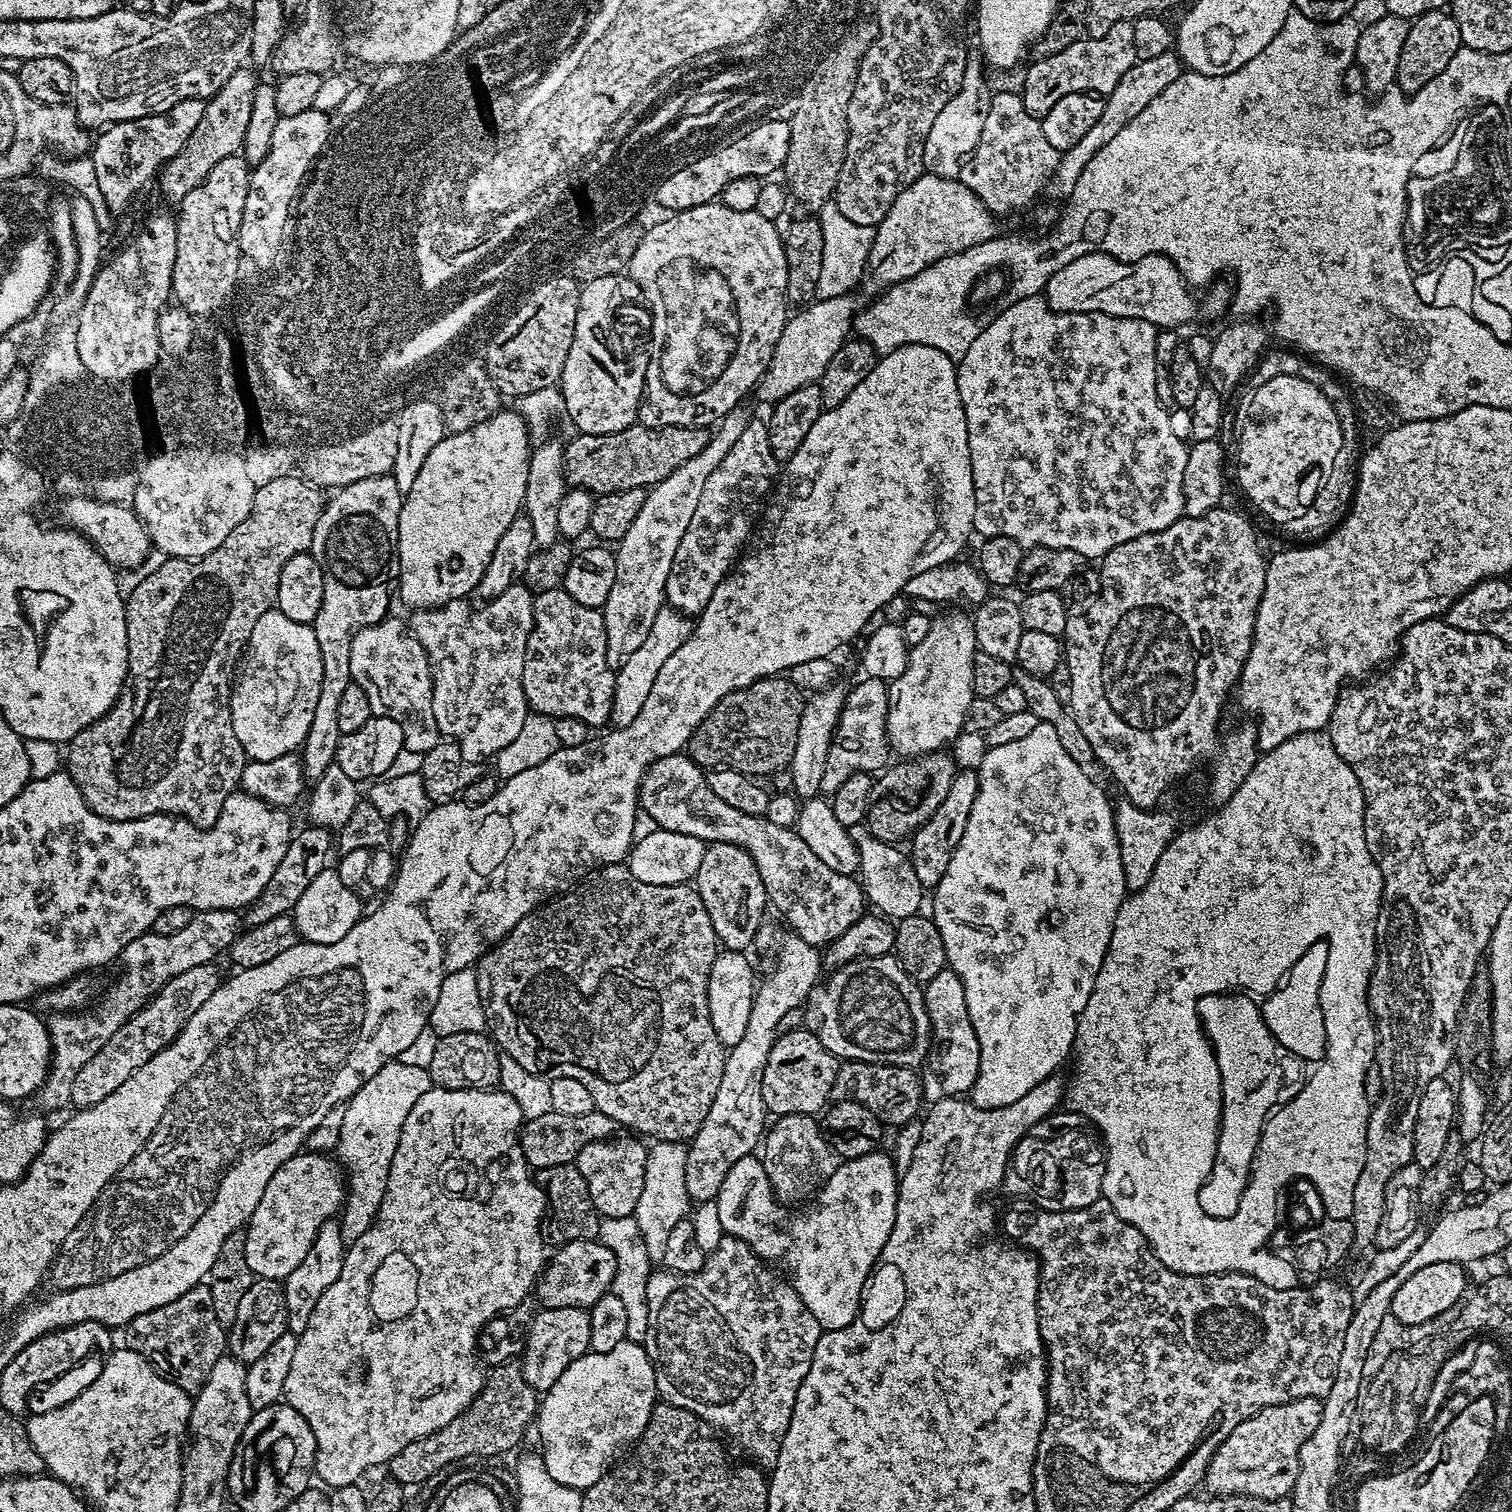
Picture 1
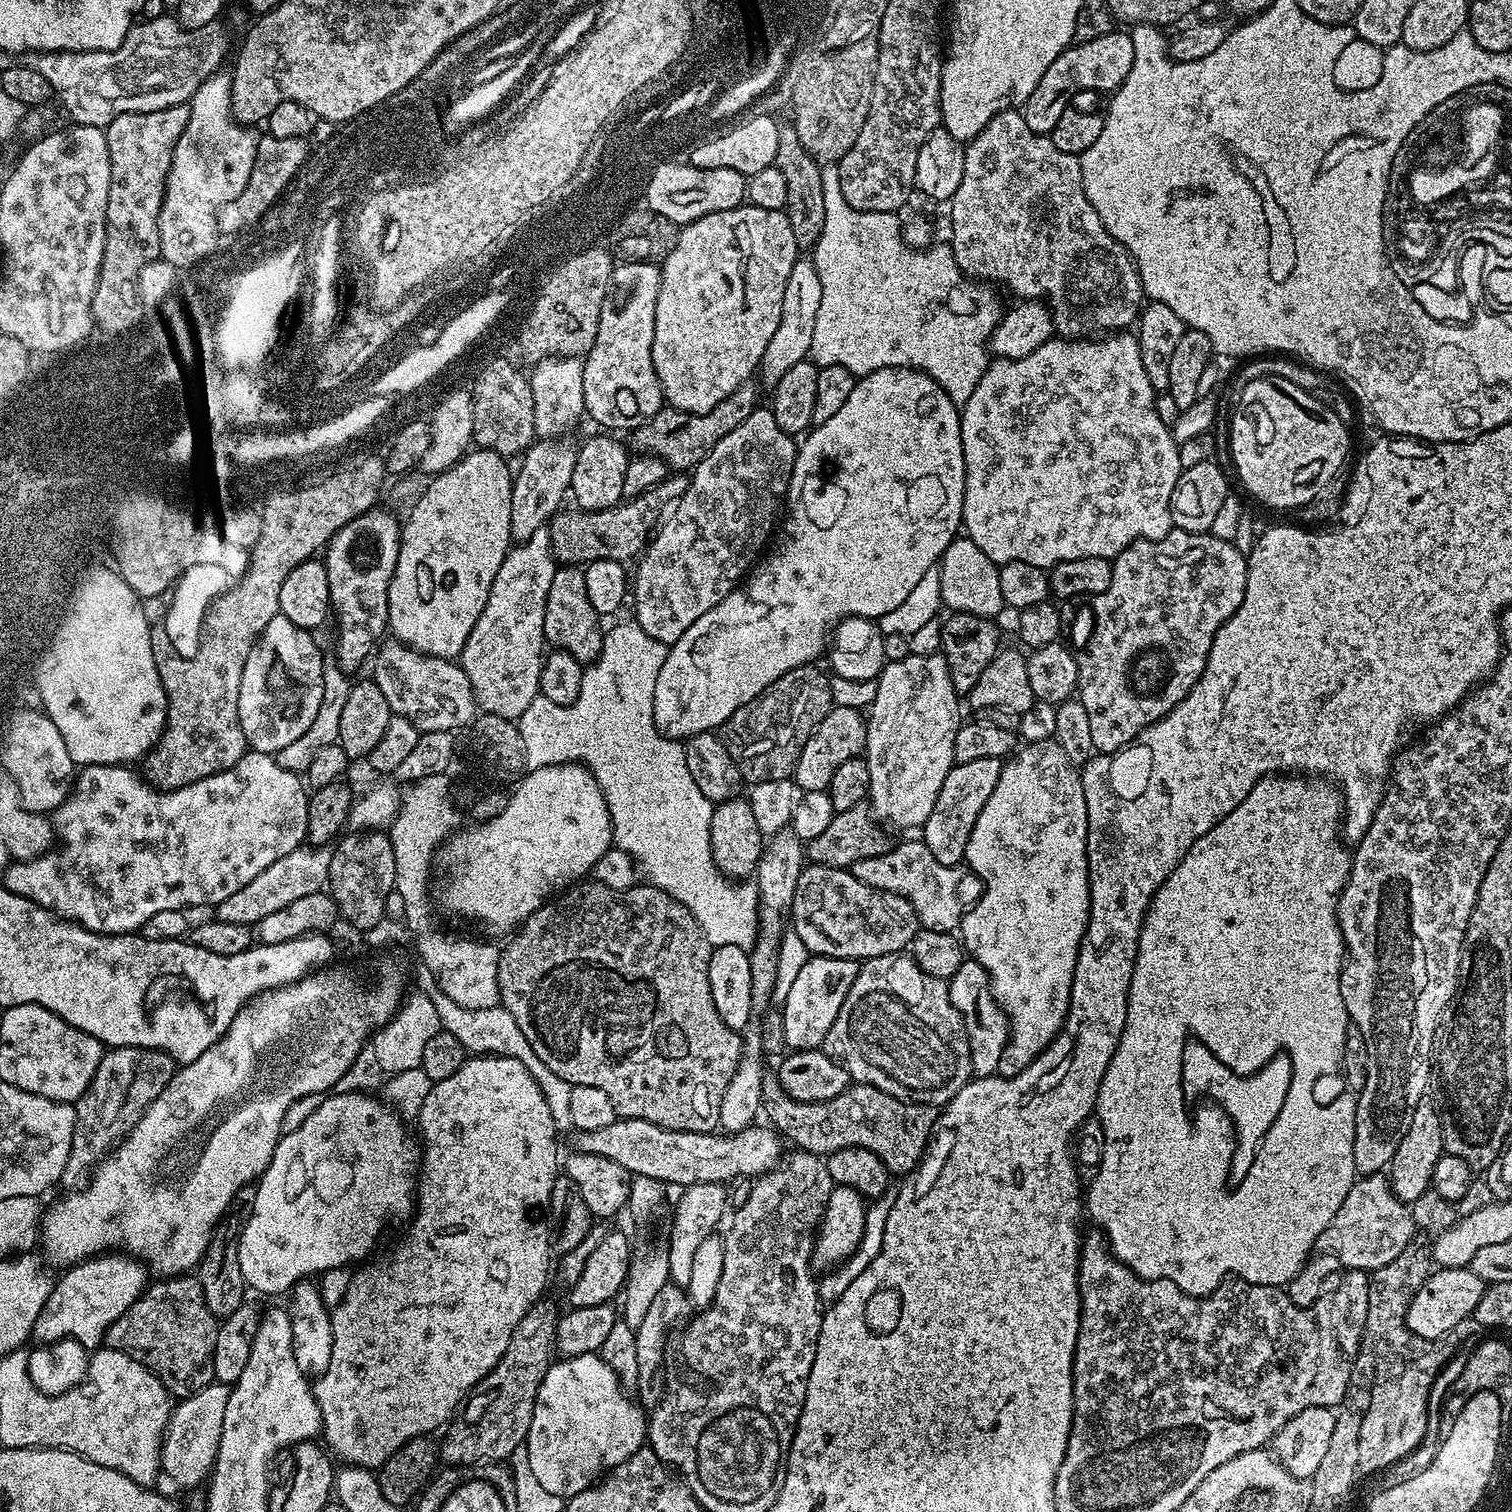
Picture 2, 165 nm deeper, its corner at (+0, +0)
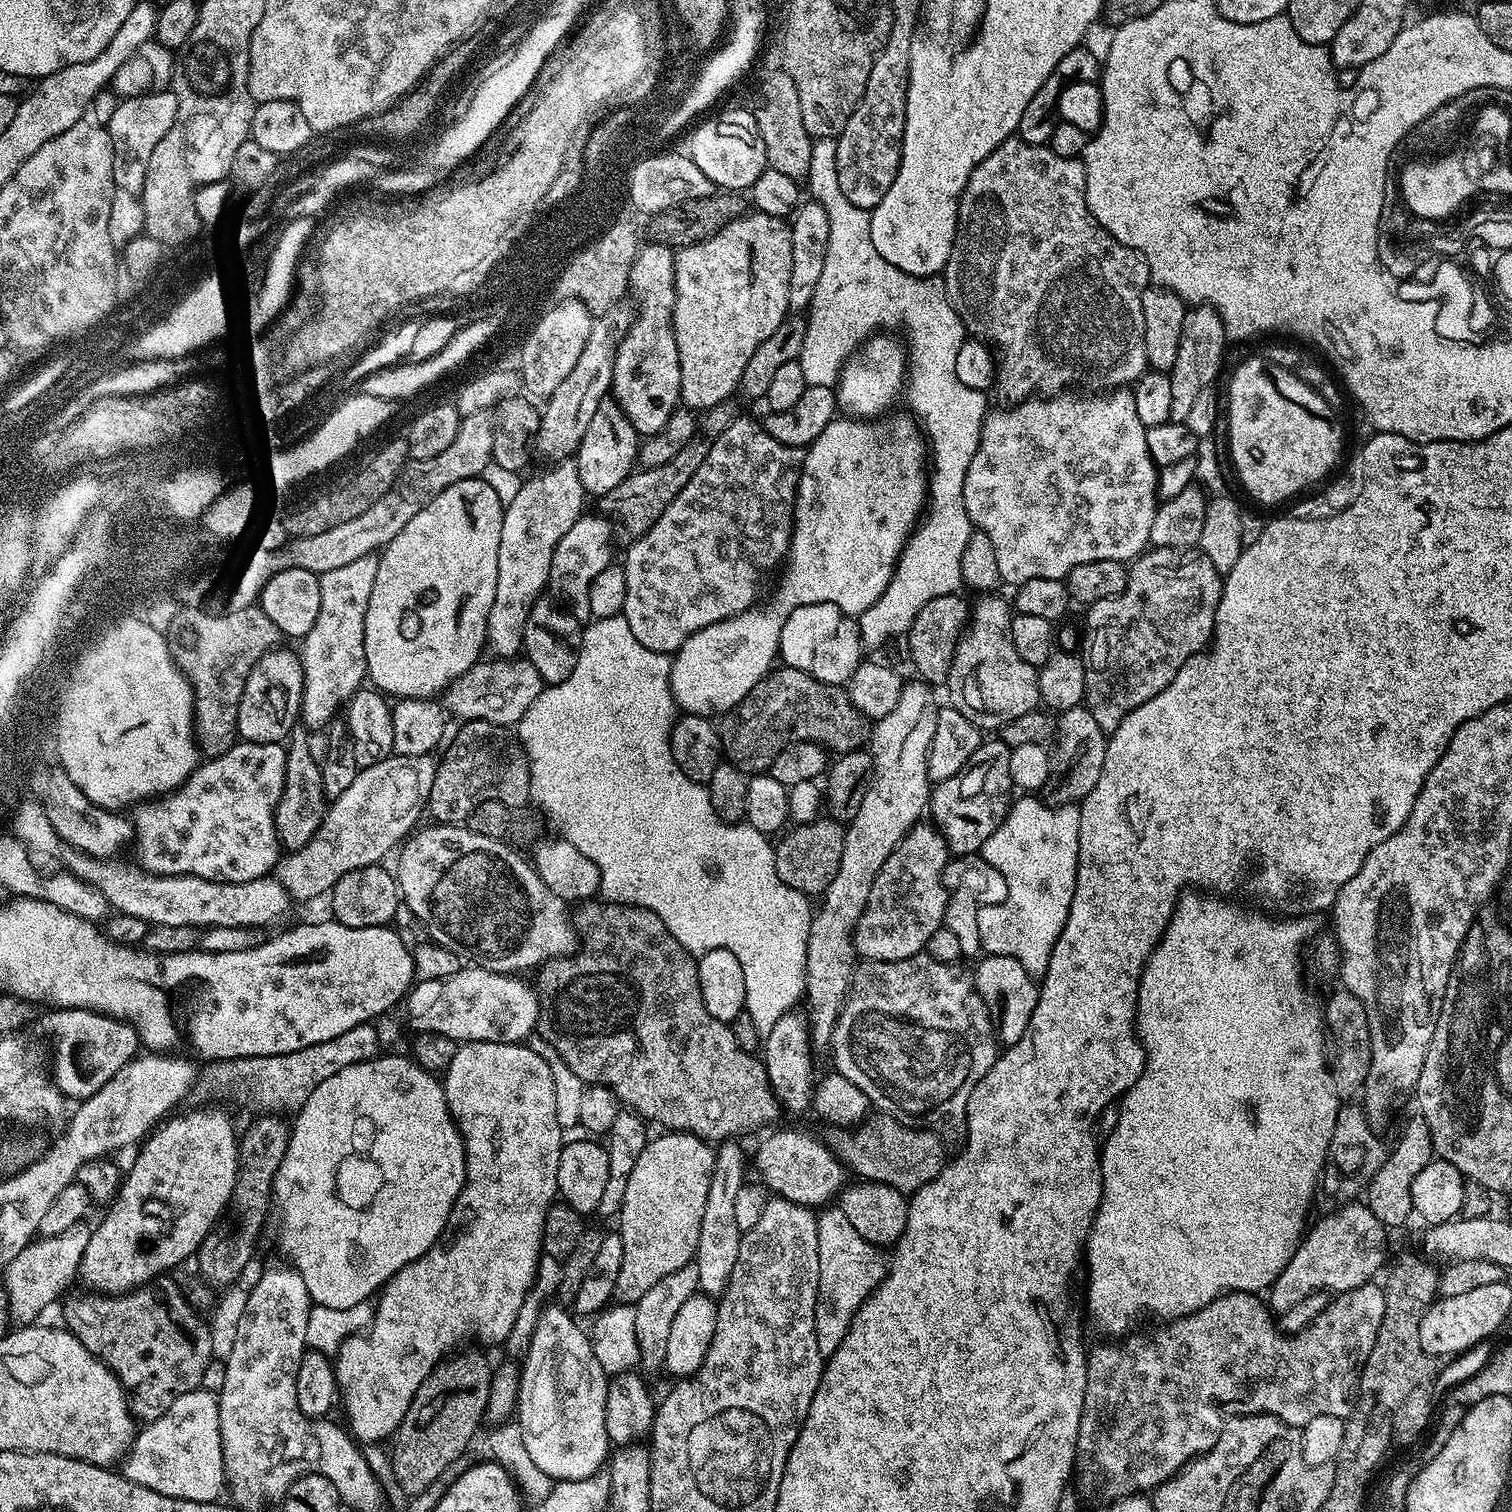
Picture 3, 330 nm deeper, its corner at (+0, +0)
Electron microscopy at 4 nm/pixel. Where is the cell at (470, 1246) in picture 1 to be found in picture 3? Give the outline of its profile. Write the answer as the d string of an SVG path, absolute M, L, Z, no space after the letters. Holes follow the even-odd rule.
M470 1040L461 1043L457 1047L453 1061L450 1062L447 1071L443 1073L442 1083L444 1086L444 1097L448 1103L448 1112L464 1139L464 1157L466 1158L466 1178L458 1198L448 1215L446 1226L442 1234L414 1262L402 1266L388 1279L378 1292L374 1300L374 1311L371 1324L363 1334L353 1334L341 1341L339 1348L334 1353L334 1369L336 1375L336 1387L339 1399L344 1399L344 1412L348 1415L347 1427L351 1435L357 1441L360 1440L382 1440L386 1436L391 1437L395 1433L415 1392L442 1361L453 1351L459 1340L467 1336L476 1335L484 1344L500 1344L504 1339L511 1337L511 1328L514 1326L518 1312L522 1308L524 1299L533 1291L532 1283L536 1280L536 1267L542 1261L542 1245L544 1243L544 1219L548 1209L552 1207L557 1199L558 1193L556 1183L558 1182L558 1158L566 1143L565 1133L562 1131L556 1113L556 1095L554 1094L554 1074L550 1074L550 1066L534 1050L528 1048L527 1043L499 1044L498 1042L486 1042L485 1040Z

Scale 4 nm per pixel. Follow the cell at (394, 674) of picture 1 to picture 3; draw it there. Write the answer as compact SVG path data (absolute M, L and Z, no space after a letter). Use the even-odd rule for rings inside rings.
M488 658L477 662L457 680L453 680L442 693L442 704L460 721L485 720L499 726L519 725L522 714L530 710L530 702L538 698L545 688L534 666L527 658ZM485 663L485 664L484 664Z

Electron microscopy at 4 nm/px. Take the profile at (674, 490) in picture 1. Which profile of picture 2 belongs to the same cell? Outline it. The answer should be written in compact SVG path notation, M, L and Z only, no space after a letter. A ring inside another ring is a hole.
M797 258L790 270L790 278L786 278L786 294L782 298L782 318L778 318L778 330L774 330L774 338L766 346L760 359L758 380L765 389L775 388L778 378L790 370L790 366L798 366L810 350L810 338L814 336L814 318L821 301L822 286L818 283L818 270L811 259Z

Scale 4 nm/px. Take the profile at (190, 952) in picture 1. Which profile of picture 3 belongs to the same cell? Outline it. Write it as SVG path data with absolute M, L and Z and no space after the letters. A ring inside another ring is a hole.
M393 754L374 766L359 769L354 782L340 797L331 801L332 809L325 814L324 820L322 816L315 835L301 848L289 851L277 863L274 876L289 897L293 901L312 900L323 892L324 895L331 893L338 878L350 870L380 864L383 856L417 827L416 819L429 803L437 763L437 757L432 754Z

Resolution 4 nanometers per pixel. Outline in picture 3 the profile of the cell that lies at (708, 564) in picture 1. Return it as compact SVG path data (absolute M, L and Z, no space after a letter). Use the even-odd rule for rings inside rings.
M741 414L722 434L718 434L710 443L710 454L702 461L702 466L698 466L698 471L686 486L682 486L682 494L662 510L662 514L650 526L650 530L644 536L633 539L628 548L628 557L622 560L622 567L626 574L626 602L624 603L623 615L626 622L630 622L630 630L634 630L634 638L642 642L655 652L667 652L675 654L684 645L686 638L690 638L698 630L710 626L716 622L728 620L736 616L739 612L744 612L747 608L753 607L757 603L756 595L760 592L760 583L764 580L767 572L772 572L785 563L788 555L788 548L792 545L792 526L794 523L794 513L796 511L796 488L800 485L800 474L804 466L805 449L791 448L782 442L778 442L768 432L763 423L751 420L747 414Z

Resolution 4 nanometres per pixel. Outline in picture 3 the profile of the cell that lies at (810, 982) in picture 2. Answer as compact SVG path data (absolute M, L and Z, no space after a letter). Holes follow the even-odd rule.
M800 1010L790 1011L778 1018L778 1022L774 1022L774 1026L763 1037L764 1073L768 1075L772 1092L785 1113L809 1111L814 1091L812 1052L814 1053L814 1045L808 1030L808 1018Z

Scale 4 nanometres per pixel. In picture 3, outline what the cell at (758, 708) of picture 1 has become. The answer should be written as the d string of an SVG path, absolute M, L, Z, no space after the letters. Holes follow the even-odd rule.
M780 666L719 721L718 731L727 763L745 774L764 774L786 746L803 740L823 744L832 754L863 749L870 736L870 721L852 705L841 685L827 684L797 668Z

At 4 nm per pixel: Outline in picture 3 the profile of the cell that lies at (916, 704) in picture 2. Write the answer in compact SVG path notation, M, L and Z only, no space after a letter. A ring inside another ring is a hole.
M919 679L905 683L902 694L898 698L898 706L890 710L881 720L875 721L870 732L870 751L874 762L872 775L872 788L862 802L862 810L847 825L842 846L842 866L838 866L838 874L830 882L830 886L822 893L822 899L815 909L810 934L808 935L808 949L806 950L806 978L804 991L806 993L806 1015L808 1030L813 1045L817 1049L827 1049L832 1042L832 1030L840 1011L844 1008L844 1000L852 988L852 978L858 967L856 946L852 943L852 933L856 931L858 918L863 914L864 907L868 905L870 890L876 875L882 870L886 858L901 843L900 840L911 833L912 828L925 815L930 804L930 781L928 778L928 755L931 743L934 742L934 728L936 726L936 713L938 703L933 685Z

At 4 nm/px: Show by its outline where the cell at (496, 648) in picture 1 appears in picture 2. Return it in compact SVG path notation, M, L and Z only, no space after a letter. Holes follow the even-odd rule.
M547 527L534 530L527 540L509 547L490 586L486 606L460 650L458 663L472 683L472 694L481 713L519 721L539 693L542 653L546 648L544 615L546 594L558 564L552 555Z

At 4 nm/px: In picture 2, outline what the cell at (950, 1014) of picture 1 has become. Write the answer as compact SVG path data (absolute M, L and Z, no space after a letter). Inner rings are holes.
M965 958L952 977L946 980L950 1002L964 1023L964 1033L968 1035L968 1044L972 1048L972 1076L997 1075L1000 1059L1008 1045L1008 1015L1000 1008L1000 1003L994 998L992 984L988 975L977 960Z

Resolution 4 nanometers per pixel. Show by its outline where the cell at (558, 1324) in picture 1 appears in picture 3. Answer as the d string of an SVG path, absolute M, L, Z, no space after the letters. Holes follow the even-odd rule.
M665 1131L664 1136L653 1135L648 1140L642 1154L639 1154L637 1162L634 1164L634 1170L630 1173L630 1180L626 1185L625 1198L622 1199L620 1213L618 1215L618 1235L622 1238L622 1270L618 1270L618 1282L616 1283L615 1299L622 1304L630 1304L635 1306L642 1298L642 1294L646 1294L646 1290L650 1290L650 1286L658 1286L658 1282L662 1282L662 1278L666 1278L666 1274L674 1274L674 1270L682 1270L682 1266L693 1263L698 1250L698 1236L702 1234L702 1216L706 1214L706 1194L710 1194L710 1182L712 1181L712 1171L714 1170L714 1162L716 1161L716 1153L713 1145L695 1136L689 1132Z

